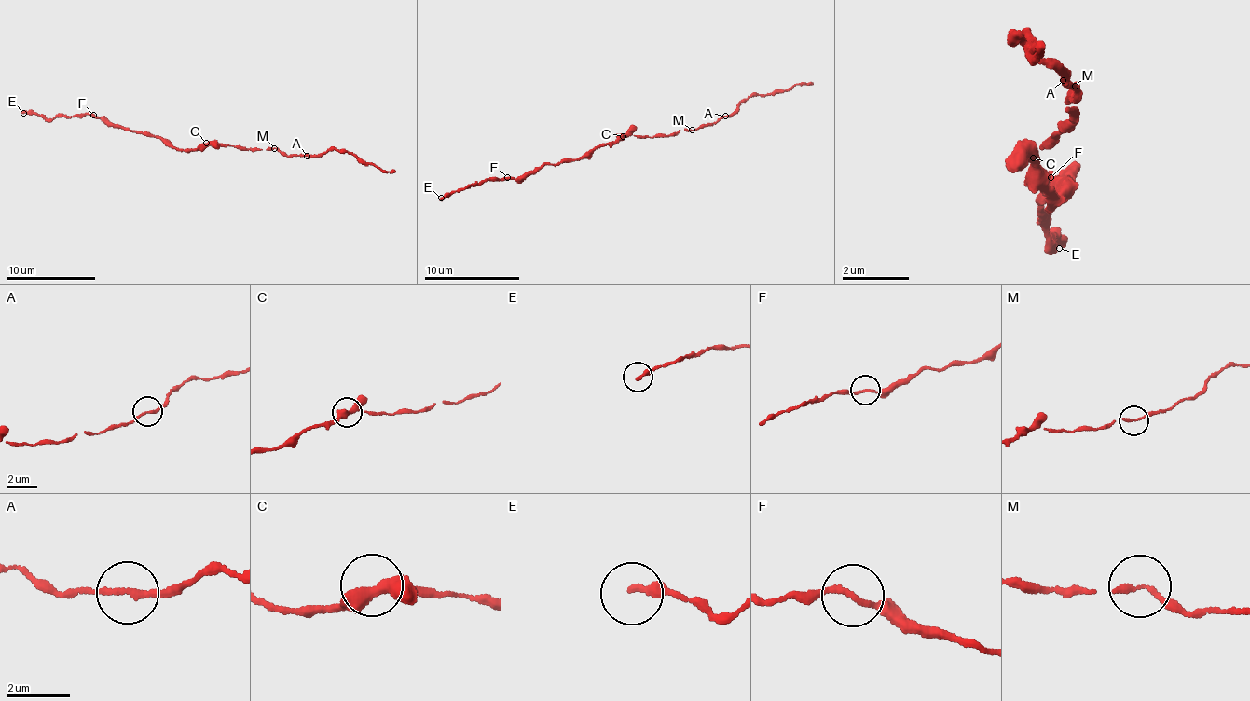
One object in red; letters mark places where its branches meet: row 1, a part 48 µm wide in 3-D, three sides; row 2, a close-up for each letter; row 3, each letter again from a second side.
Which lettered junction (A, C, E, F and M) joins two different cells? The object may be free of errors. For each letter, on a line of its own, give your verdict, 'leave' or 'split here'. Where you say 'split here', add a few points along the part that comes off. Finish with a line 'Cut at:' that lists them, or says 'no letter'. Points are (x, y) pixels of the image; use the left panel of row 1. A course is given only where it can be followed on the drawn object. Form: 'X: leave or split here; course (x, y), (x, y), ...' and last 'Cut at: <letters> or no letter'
A: leave
C: leave
E: leave
F: leave
M: leave
Cut at: no letter

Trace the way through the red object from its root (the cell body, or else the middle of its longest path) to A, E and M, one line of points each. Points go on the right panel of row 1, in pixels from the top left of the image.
A: (1036, 163), (1034, 150), (1080, 111), (1065, 109), (1080, 89), (1074, 96), (1065, 81)
E: (1036, 163), (1054, 200), (1046, 208), (1065, 181), (1036, 193), (1043, 240), (1059, 248)
M: (1036, 163), (1038, 161), (1034, 150), (1080, 111), (1071, 104), (1065, 109), (1078, 100), (1072, 89)

